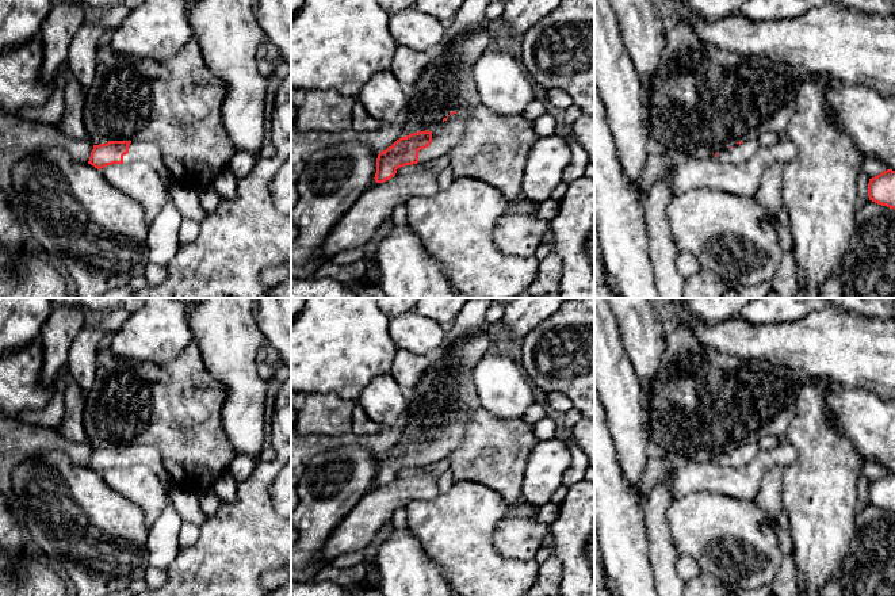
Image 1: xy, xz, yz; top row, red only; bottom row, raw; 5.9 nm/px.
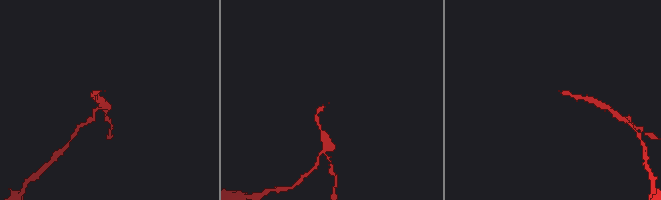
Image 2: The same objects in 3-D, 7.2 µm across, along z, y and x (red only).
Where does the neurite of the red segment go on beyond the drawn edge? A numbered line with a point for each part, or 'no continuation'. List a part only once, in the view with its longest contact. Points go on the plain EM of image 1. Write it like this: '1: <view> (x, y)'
1: xz (451, 435)

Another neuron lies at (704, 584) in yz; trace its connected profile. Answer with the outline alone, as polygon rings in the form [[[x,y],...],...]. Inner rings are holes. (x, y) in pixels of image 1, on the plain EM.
[[[701,572],[697,577],[686,580],[684,596],[726,596],[727,584],[714,574]]]

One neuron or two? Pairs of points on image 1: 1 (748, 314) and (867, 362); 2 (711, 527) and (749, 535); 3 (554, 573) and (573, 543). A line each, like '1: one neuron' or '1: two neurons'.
1: two neurons
2: one neuron
3: two neurons

